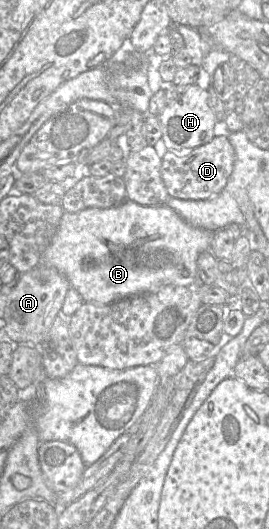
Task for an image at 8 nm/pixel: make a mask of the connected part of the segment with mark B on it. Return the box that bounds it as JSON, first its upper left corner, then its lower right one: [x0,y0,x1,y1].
[43,199,214,304]

